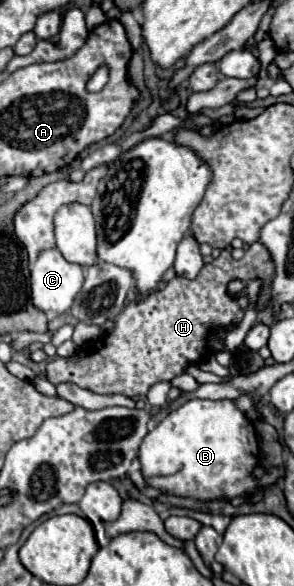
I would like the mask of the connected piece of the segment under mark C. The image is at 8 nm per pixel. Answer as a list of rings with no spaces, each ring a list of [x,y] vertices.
[[[57,248],[43,250],[31,268],[31,300],[43,312],[69,312],[81,286],[83,268],[69,264]]]

